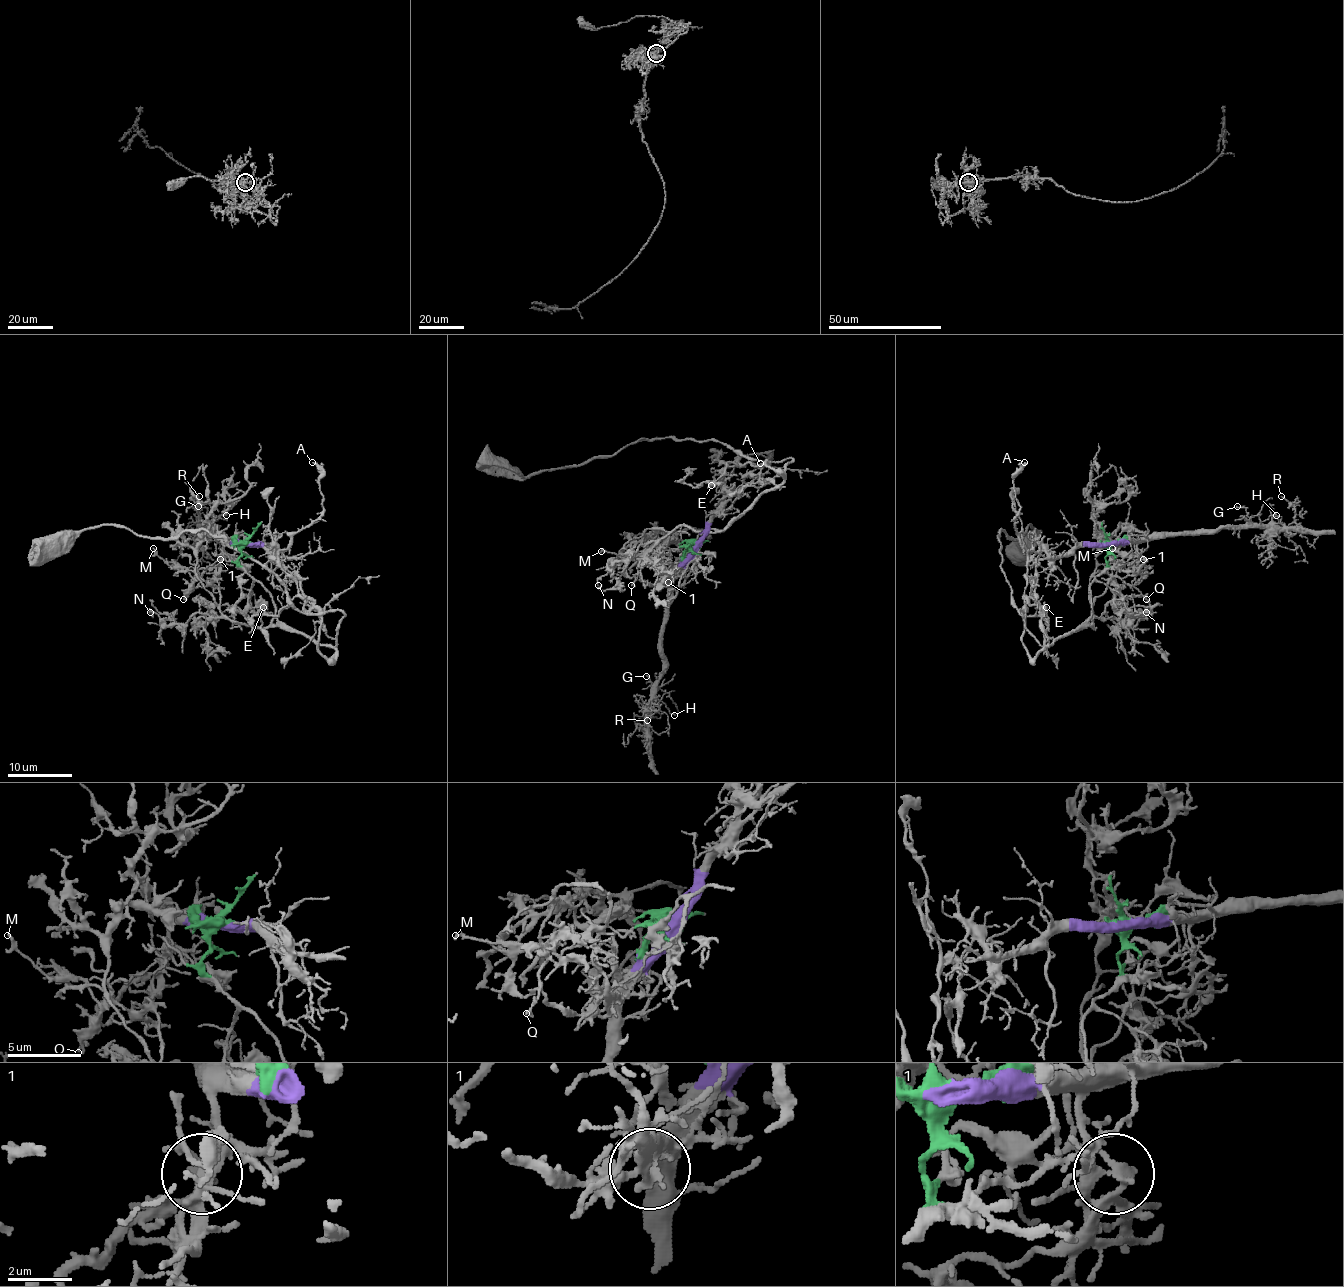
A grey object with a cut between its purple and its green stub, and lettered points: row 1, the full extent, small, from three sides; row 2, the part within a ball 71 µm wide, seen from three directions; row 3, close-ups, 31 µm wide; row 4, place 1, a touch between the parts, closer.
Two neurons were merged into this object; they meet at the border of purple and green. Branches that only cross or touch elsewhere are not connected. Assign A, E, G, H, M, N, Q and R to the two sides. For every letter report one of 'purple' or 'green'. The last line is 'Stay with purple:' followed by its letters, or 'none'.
A: green
E: green
G: purple
H: purple
M: green
N: green
Q: green
R: purple
Stay with purple: G, H, R

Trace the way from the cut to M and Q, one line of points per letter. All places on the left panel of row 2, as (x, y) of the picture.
M: (246, 543), (231, 561), (217, 555), (220, 561), (189, 585), (185, 567), (168, 566), (152, 548)
Q: (246, 543), (241, 555), (231, 561), (222, 551), (220, 558), (217, 555), (217, 564), (193, 580), (183, 600)

